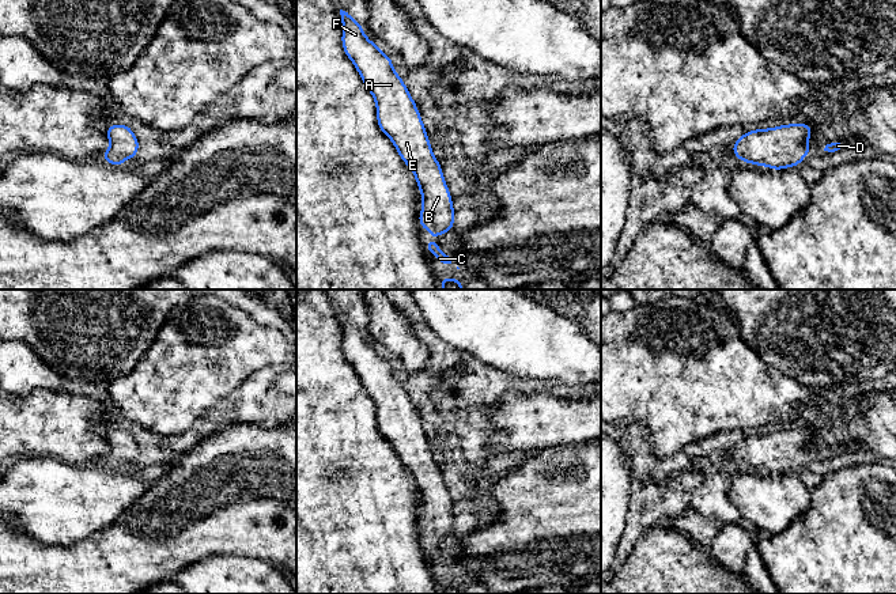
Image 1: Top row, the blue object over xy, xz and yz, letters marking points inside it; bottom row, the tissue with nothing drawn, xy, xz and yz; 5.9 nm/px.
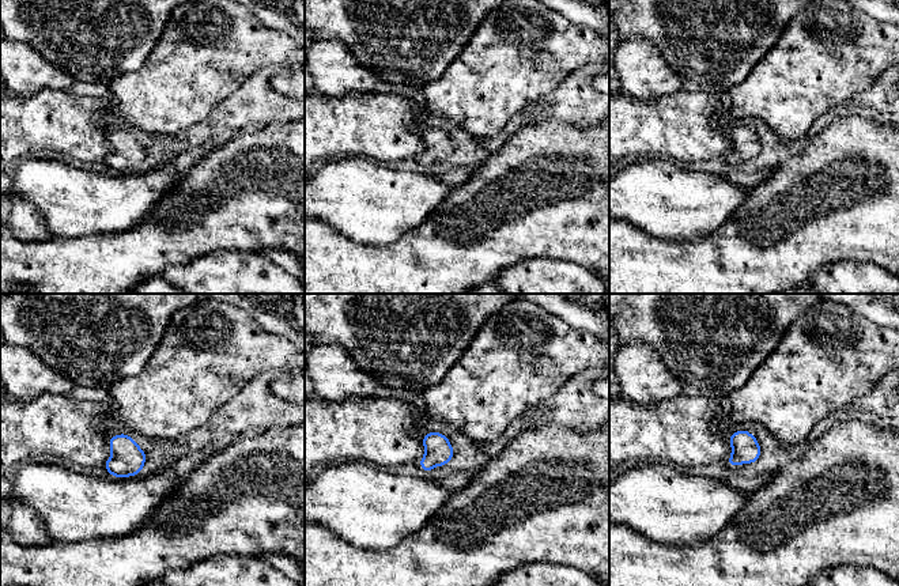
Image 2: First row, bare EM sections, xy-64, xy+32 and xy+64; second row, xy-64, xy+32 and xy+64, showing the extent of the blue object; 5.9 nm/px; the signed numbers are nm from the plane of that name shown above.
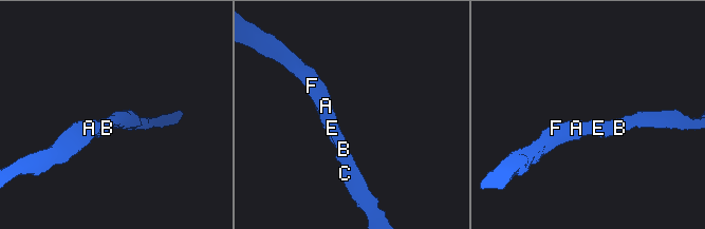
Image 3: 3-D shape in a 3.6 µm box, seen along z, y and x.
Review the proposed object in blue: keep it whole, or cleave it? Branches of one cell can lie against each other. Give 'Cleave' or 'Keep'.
Keep

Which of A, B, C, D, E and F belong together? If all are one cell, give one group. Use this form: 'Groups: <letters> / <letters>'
Groups: A B C D E F

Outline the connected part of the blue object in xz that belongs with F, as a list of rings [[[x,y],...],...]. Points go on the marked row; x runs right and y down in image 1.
[[[340,10],[341,43],[374,97],[381,130],[393,141],[398,155],[413,171],[421,193],[419,223],[434,237],[453,230],[451,194],[439,162],[432,155],[426,128],[408,88],[396,73],[392,60],[366,35],[362,26]]]

